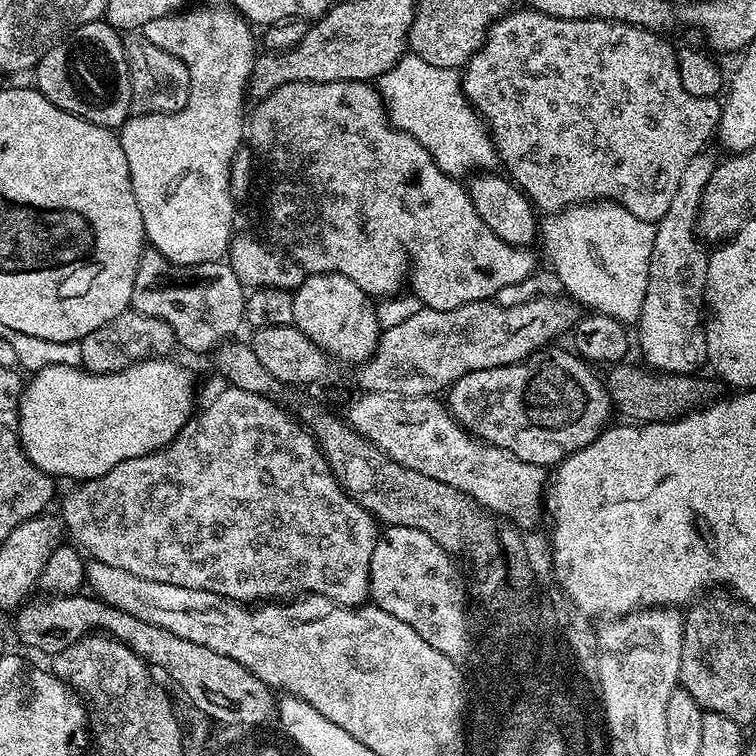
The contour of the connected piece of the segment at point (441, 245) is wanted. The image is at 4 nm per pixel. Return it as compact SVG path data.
M347 80L346 82L290 82L284 86L278 86L276 90L270 93L269 96L261 96L255 101L256 109L251 109L250 115L246 120L246 140L247 143L252 143L251 151L257 157L268 163L268 168L272 171L272 189L268 192L268 201L264 204L264 216L268 221L264 224L264 229L261 232L240 232L237 231L233 235L232 242L228 246L228 254L226 257L227 263L231 264L234 274L238 274L240 283L247 286L249 289L254 288L287 288L295 290L299 284L306 282L306 278L310 278L314 274L322 274L323 272L333 272L334 274L342 274L346 278L350 278L354 282L354 286L358 286L364 293L373 298L391 298L401 291L400 288L404 284L404 279L408 276L408 267L412 267L412 288L417 300L426 308L433 308L434 310L454 310L458 306L466 306L470 302L478 302L479 300L492 300L499 297L500 291L506 286L514 286L520 284L522 281L529 279L533 275L532 271L536 268L536 256L532 253L531 247L515 248L506 242L502 242L502 238L498 238L498 234L494 234L494 230L490 230L490 226L486 226L486 222L482 222L482 218L478 214L478 210L474 210L474 202L468 196L468 188L465 187L459 179L448 176L441 170L434 162L434 158L426 150L426 146L422 146L422 142L418 142L418 138L414 138L410 134L406 134L401 128L396 128L392 125L392 121L388 118L388 109L384 106L384 99L380 96L379 91L369 81L366 80Z

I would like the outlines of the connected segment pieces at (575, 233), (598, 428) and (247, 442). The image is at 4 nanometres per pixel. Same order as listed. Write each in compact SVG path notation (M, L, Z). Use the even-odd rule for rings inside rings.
M597 199L595 202L587 204L573 204L570 208L564 208L560 212L553 212L545 215L542 220L542 244L544 240L544 248L548 251L548 258L552 262L551 271L554 273L559 287L565 288L567 295L571 297L577 305L583 306L585 309L592 312L601 312L610 318L619 320L625 326L632 326L640 319L640 311L642 304L646 298L646 290L648 286L648 279L650 278L650 258L654 250L654 238L656 237L656 224L650 220L643 220L642 218L634 218L634 214L630 214L630 210L626 210L621 204L614 204L610 200Z
M545 347L526 359L519 360L517 364L490 370L474 370L458 378L446 392L448 411L476 439L504 448L522 462L555 466L570 454L590 446L590 442L594 442L594 438L598 438L609 427L611 420L608 419L614 416L613 402L608 396L605 381L596 377L597 369L593 365L580 359L575 351L567 347L556 347Z
M231 386L225 389L225 392L218 393L205 406L204 412L197 411L165 448L145 456L123 460L106 474L77 483L73 487L76 489L64 500L62 523L67 535L73 536L71 539L91 559L106 562L106 566L118 566L122 570L130 570L130 574L138 574L138 578L146 578L150 582L166 582L170 586L210 590L214 594L225 596L227 600L235 600L249 606L257 602L287 602L309 594L325 596L335 604L344 605L345 608L363 605L370 596L368 579L370 558L374 554L378 535L377 521L358 502L348 497L348 493L340 487L340 483L328 469L326 458L316 447L316 440L312 437L312 433L287 408L281 408L276 401L250 390Z

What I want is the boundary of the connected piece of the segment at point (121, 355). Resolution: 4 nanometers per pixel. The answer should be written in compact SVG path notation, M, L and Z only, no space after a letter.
M131 310L118 314L118 318L110 318L106 326L98 326L98 330L86 334L79 344L81 365L90 372L120 372L140 360L167 357L171 353L168 351L177 347L174 330L170 330L165 320Z

